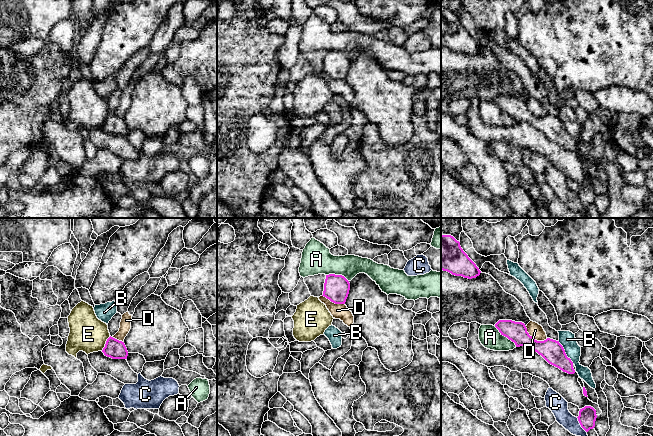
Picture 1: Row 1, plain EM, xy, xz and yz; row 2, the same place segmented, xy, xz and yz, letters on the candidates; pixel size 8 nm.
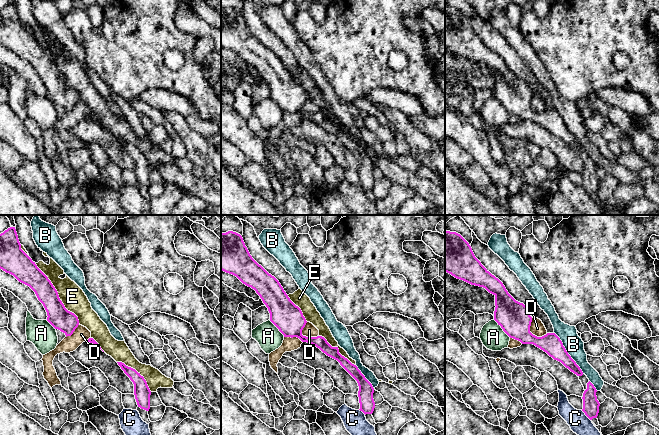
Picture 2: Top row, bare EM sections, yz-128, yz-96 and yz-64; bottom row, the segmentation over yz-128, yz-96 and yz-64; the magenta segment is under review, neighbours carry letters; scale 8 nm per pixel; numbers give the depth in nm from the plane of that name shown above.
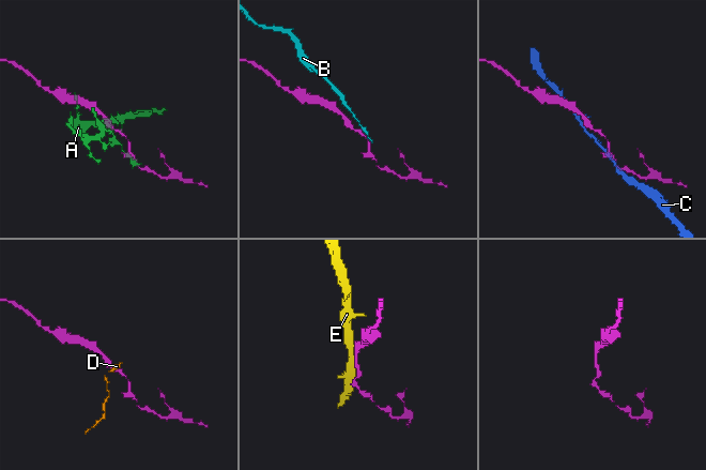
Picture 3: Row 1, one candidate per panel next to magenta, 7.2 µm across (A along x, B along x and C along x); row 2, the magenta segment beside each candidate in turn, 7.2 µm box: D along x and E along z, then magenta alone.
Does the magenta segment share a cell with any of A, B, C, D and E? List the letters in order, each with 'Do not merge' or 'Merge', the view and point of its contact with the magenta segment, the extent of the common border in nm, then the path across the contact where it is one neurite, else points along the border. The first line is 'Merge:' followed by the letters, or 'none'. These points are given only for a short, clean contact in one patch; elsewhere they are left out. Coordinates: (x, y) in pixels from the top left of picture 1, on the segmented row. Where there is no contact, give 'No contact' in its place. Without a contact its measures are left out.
Merge: none
A: Do not merge. Touches magenta at yz (506, 336). Shared border 240 nm
B: Do not merge. Touches magenta at yz (564, 352). Shared border 220 nm
C: Do not merge. Touches magenta at yz (580, 424). Shared border 150 nm. Boundary: yz (576, 417), (580, 426), (586, 432)
D: Do not merge. Touches magenta at yz (533, 338). Shared border 200 nm. Boundary: yz (525, 326), (528, 333), (535, 339), (545, 340), (547, 338)
E: Do not merge. Touches magenta at xy (106, 343). Shared border 140 nm

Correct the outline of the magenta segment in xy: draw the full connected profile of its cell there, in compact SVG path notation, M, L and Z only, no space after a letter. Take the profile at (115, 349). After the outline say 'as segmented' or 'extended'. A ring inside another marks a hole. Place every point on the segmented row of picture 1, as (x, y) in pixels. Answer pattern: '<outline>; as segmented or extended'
M111 336L107 339L102 352L105 356L112 359L127 359L128 356L128 351L124 342L119 341Z; as segmented

